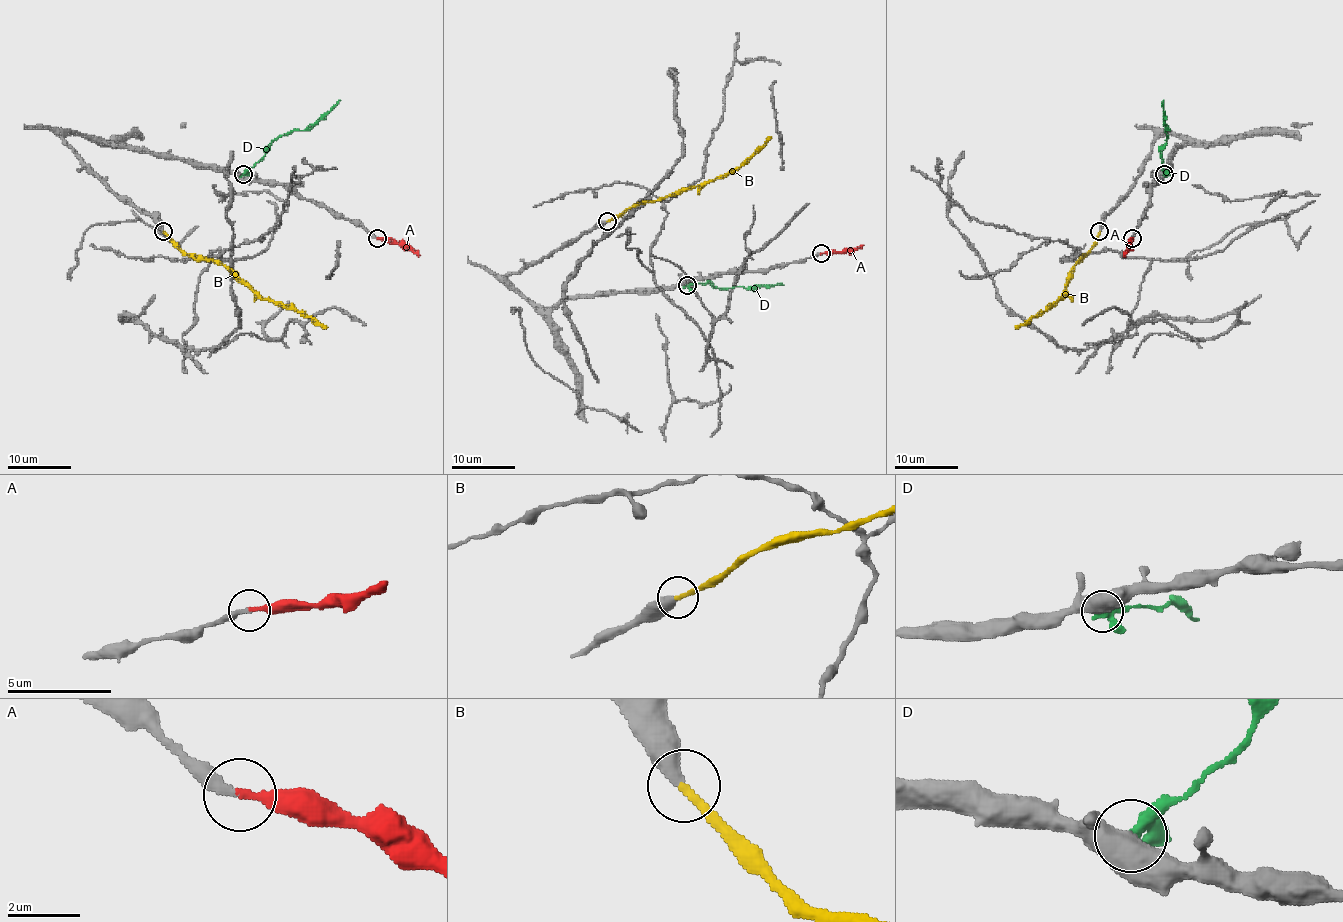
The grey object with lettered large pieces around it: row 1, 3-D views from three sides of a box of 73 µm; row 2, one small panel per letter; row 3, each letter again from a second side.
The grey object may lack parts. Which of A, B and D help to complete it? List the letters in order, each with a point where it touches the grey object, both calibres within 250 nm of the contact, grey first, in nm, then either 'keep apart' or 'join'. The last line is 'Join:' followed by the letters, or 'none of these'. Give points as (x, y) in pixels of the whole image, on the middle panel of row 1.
A: contact (821, 253); calibres 280 and 280 nm; join
B: contact (607, 221); calibres 400 and 200 nm; join
D: contact (687, 285); calibres 750 and 300 nm; keep apart
Join: A, B

